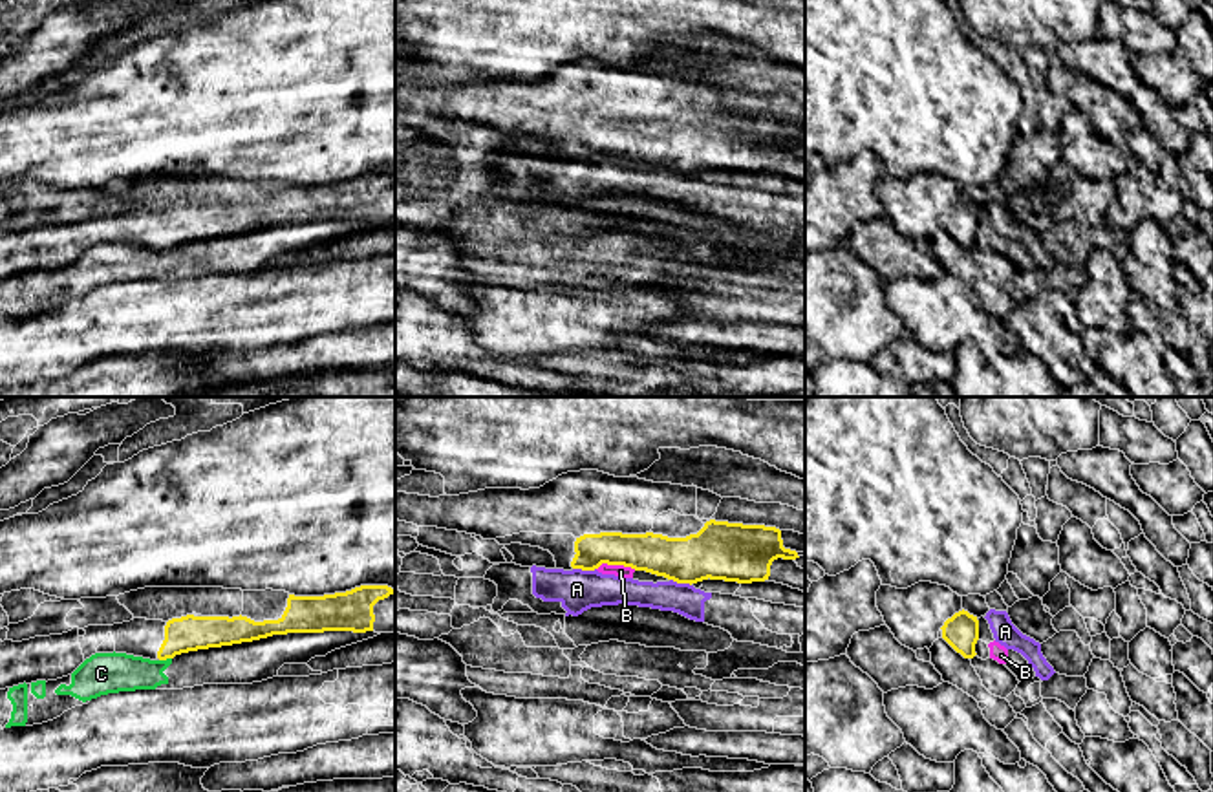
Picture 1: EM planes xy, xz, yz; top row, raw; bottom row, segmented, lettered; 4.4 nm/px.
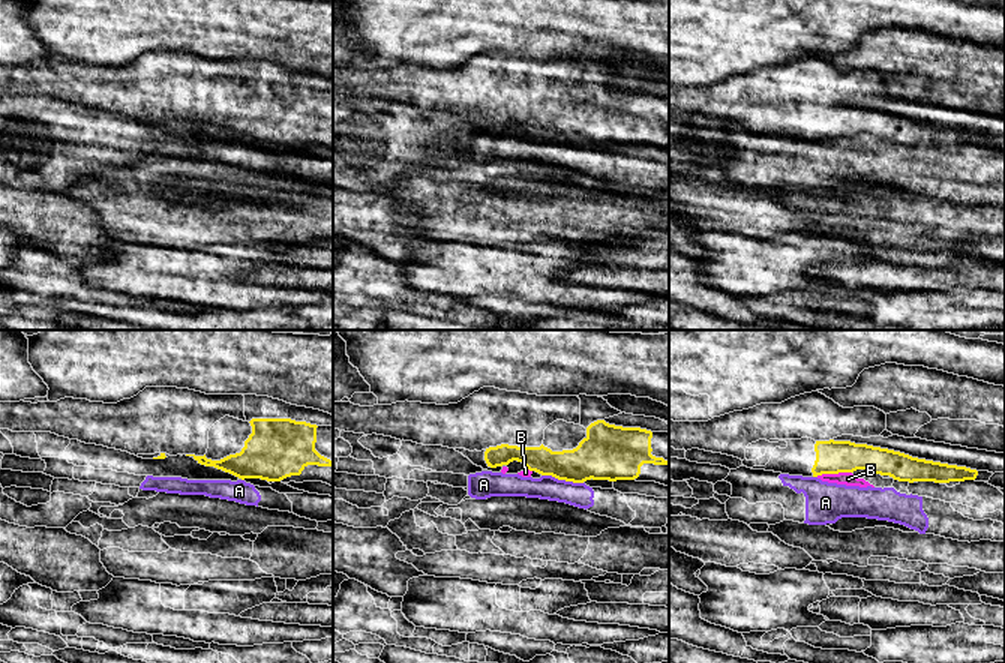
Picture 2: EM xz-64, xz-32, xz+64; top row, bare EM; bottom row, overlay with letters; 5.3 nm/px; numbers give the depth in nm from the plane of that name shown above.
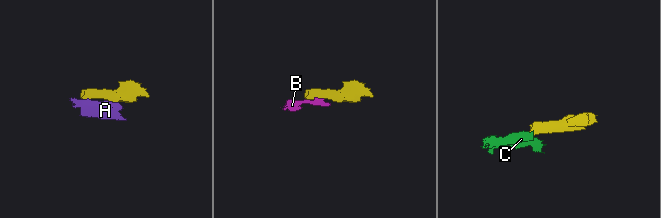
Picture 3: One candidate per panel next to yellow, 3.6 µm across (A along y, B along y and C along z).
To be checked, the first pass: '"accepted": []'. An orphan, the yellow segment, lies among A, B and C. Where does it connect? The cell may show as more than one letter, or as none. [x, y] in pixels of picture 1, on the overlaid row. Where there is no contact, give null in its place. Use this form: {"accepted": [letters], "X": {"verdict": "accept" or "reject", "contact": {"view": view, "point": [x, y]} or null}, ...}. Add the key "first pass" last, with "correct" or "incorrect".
{"accepted": [], "A": {"verdict": "reject", "contact": {"view": "xz", "point": [584, 569]}}, "B": {"verdict": "reject", "contact": {"view": "xz", "point": [617, 564]}}, "C": {"verdict": "reject", "contact": {"view": "xy", "point": [165, 659]}}, "first pass": "correct"}

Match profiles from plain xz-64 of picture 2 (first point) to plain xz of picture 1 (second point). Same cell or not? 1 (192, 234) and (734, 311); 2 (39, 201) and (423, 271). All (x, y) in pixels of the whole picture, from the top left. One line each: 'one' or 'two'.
1: two
2: one

